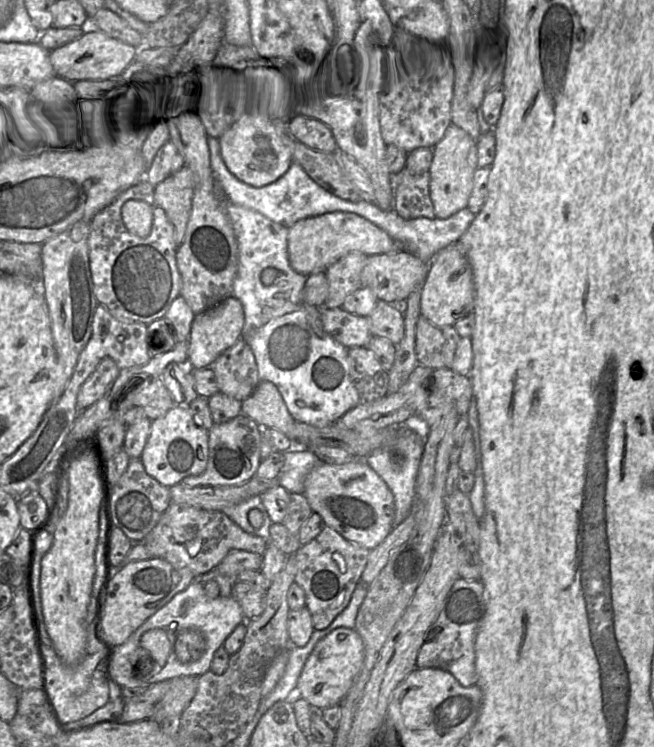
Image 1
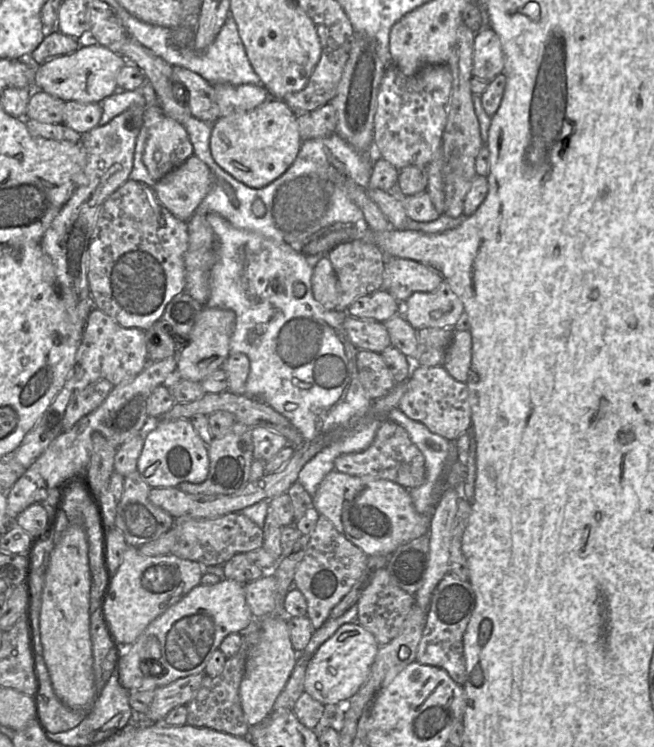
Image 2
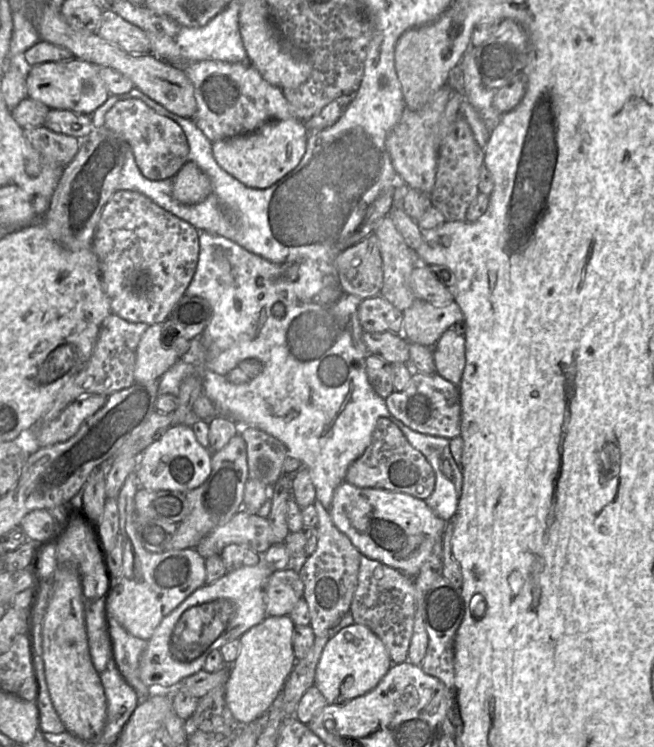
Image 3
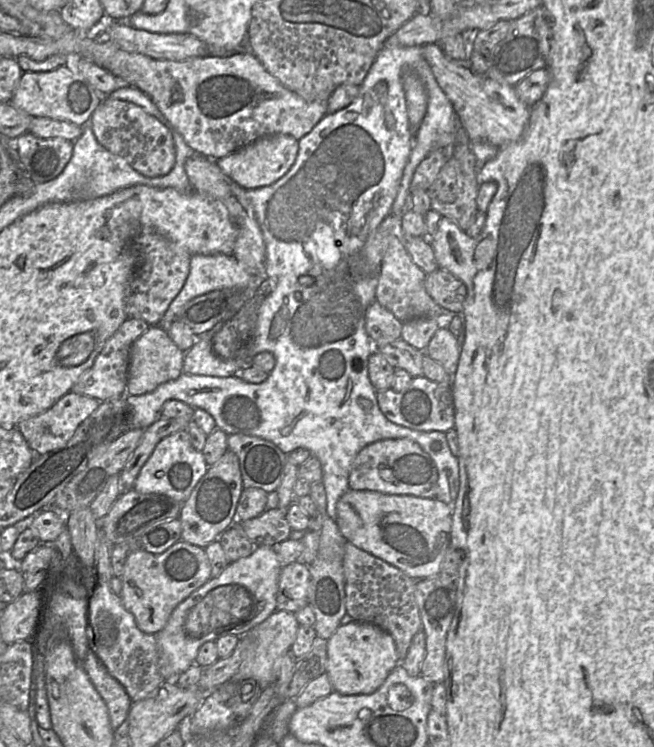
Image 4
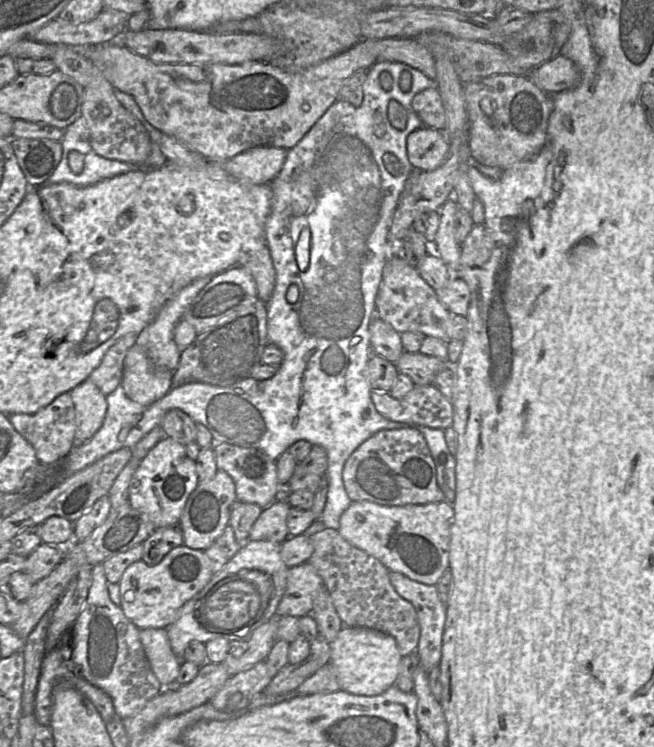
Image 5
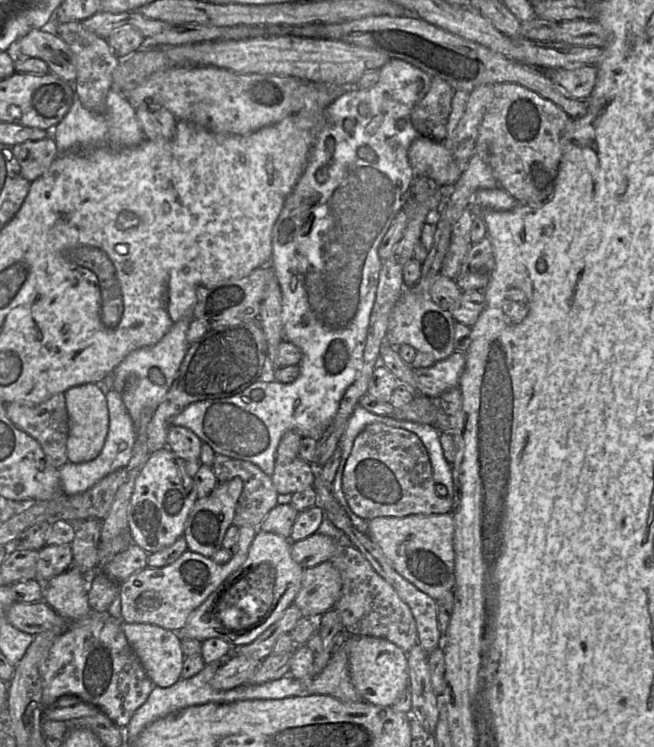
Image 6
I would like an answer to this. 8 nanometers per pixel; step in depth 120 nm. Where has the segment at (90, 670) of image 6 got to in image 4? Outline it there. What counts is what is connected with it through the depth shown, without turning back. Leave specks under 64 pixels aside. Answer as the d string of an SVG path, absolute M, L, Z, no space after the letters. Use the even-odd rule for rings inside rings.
M99 525L99 543L96 553L96 570L99 584L88 603L88 622L92 627L90 647L104 664L112 677L125 688L133 703L145 699L165 680L159 670L159 652L156 635L142 632L134 616L126 610L120 597L111 588L113 578L111 557L114 544L104 534Z

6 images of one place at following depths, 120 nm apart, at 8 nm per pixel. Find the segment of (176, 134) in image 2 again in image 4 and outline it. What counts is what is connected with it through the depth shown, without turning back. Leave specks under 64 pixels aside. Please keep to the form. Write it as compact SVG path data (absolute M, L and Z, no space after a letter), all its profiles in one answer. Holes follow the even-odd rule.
M102 98L90 118L93 133L104 148L124 158L143 176L168 174L175 165L176 151L171 129L140 106L120 99Z

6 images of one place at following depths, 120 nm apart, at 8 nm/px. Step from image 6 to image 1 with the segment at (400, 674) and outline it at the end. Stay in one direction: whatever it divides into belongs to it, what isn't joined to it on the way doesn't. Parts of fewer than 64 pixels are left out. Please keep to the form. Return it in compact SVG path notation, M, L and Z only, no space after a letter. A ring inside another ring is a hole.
M339 627L320 639L307 658L295 687L296 695L305 699L314 710L339 705L360 671L364 660L364 644L355 628Z

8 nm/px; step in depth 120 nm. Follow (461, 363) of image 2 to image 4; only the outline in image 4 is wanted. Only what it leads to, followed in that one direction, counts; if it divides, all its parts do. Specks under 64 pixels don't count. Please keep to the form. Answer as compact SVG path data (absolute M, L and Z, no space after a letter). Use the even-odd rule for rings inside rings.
M439 328L432 336L424 352L440 363L451 377L454 376L459 361L461 346L448 328Z

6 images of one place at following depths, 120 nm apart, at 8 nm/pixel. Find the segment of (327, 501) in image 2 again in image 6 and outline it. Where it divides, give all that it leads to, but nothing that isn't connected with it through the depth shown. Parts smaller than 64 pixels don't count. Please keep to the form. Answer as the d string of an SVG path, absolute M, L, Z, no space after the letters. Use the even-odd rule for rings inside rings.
M451 513L446 514L414 514L406 517L376 517L367 521L367 535L381 549L392 567L403 578L412 583L420 591L434 600L441 598L447 591L453 591L454 575L454 521Z

